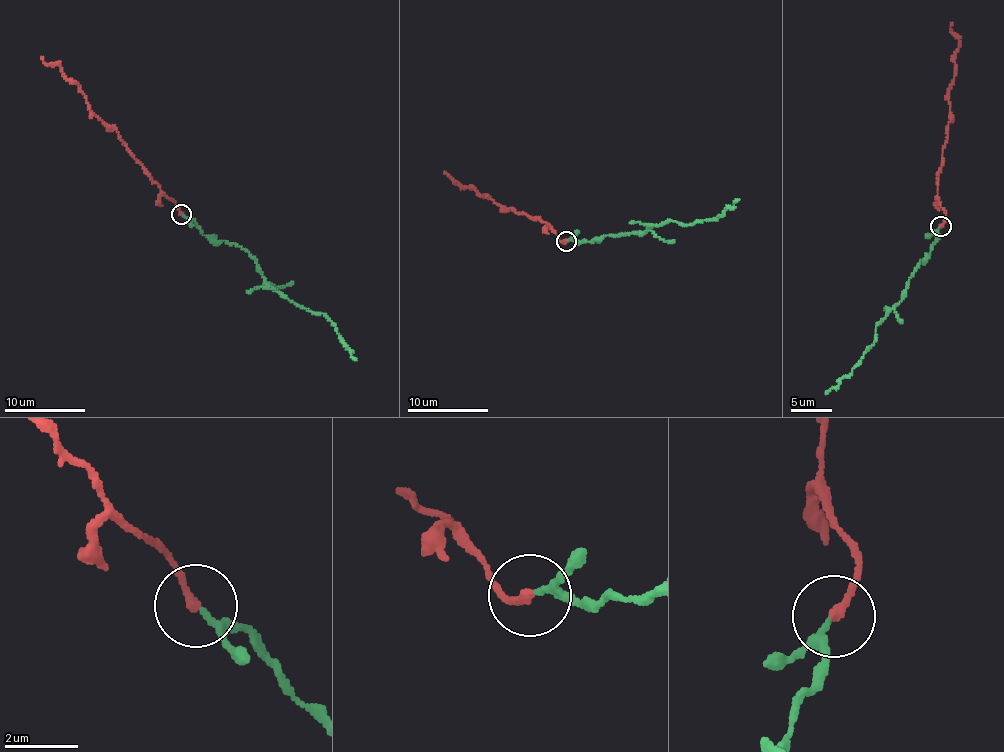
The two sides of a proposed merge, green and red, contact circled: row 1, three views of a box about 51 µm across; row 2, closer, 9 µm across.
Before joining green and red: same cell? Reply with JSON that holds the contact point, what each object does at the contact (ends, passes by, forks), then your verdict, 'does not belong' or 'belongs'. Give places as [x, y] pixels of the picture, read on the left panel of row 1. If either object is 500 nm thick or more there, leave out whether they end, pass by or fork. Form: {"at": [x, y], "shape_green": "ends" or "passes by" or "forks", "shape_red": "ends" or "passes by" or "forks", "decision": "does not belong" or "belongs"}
{"at": [181, 214], "shape_green": "passes by", "shape_red": "ends", "decision": "belongs"}

